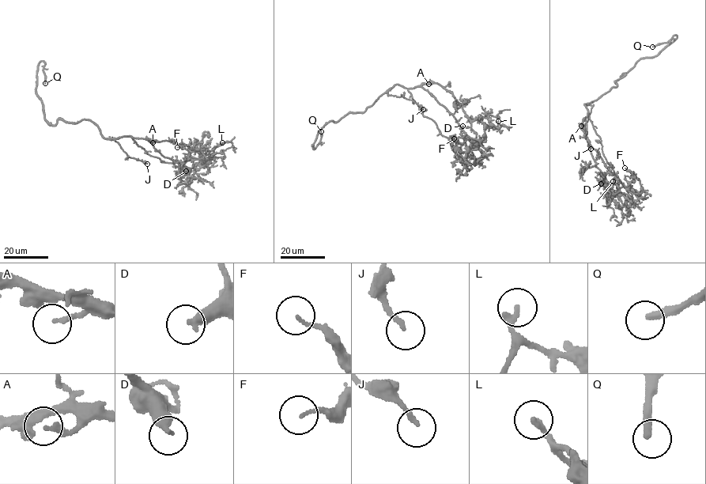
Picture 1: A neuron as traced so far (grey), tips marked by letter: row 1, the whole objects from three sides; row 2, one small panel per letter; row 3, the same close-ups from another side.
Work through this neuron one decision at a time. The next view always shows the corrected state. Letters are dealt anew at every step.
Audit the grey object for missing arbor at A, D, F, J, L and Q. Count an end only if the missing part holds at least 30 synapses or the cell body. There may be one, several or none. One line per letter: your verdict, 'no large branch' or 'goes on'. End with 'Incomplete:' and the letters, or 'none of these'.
A: no large branch
D: no large branch
F: no large branch
J: goes on
L: goes on
Q: goes on
Incomplete: J, L, Q

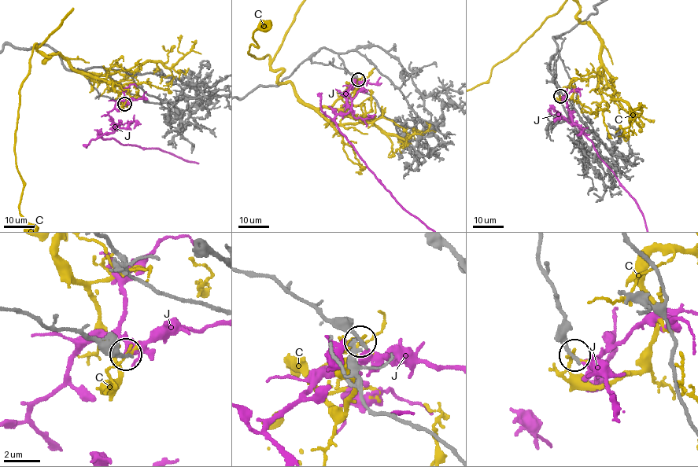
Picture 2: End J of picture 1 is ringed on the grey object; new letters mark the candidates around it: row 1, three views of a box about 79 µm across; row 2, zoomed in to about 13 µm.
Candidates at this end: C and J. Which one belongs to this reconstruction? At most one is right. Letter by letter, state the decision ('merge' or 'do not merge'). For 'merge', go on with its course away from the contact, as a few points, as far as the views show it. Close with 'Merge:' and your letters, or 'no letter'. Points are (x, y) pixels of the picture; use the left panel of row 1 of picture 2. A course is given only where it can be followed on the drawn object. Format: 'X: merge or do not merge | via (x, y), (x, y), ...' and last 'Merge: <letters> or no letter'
C: do not merge
J: do not merge
Merge: no letter

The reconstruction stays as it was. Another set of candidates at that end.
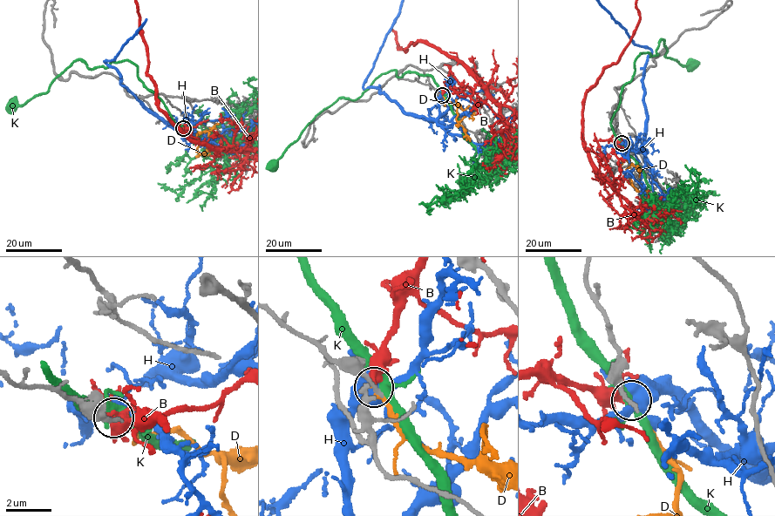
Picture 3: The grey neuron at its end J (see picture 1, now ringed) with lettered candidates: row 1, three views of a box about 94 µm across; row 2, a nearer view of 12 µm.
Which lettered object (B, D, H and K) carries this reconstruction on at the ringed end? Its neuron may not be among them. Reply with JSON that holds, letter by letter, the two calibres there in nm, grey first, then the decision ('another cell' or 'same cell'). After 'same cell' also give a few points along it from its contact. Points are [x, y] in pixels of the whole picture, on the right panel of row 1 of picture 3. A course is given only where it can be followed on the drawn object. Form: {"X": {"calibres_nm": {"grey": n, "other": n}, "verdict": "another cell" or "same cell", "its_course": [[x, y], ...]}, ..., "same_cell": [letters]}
{"B": {"calibres_nm": {"grey": 260, "other": 280}, "verdict": "another cell"}, "D": {"calibres_nm": {"grey": 260, "other": 110}, "verdict": "same cell"}, "H": {"calibres_nm": {"grey": 550, "other": 480}, "verdict": "another cell"}, "K": {"calibres_nm": {"grey": 180, "other": 300}, "verdict": "another cell"}, "same_cell": ["D"]}

